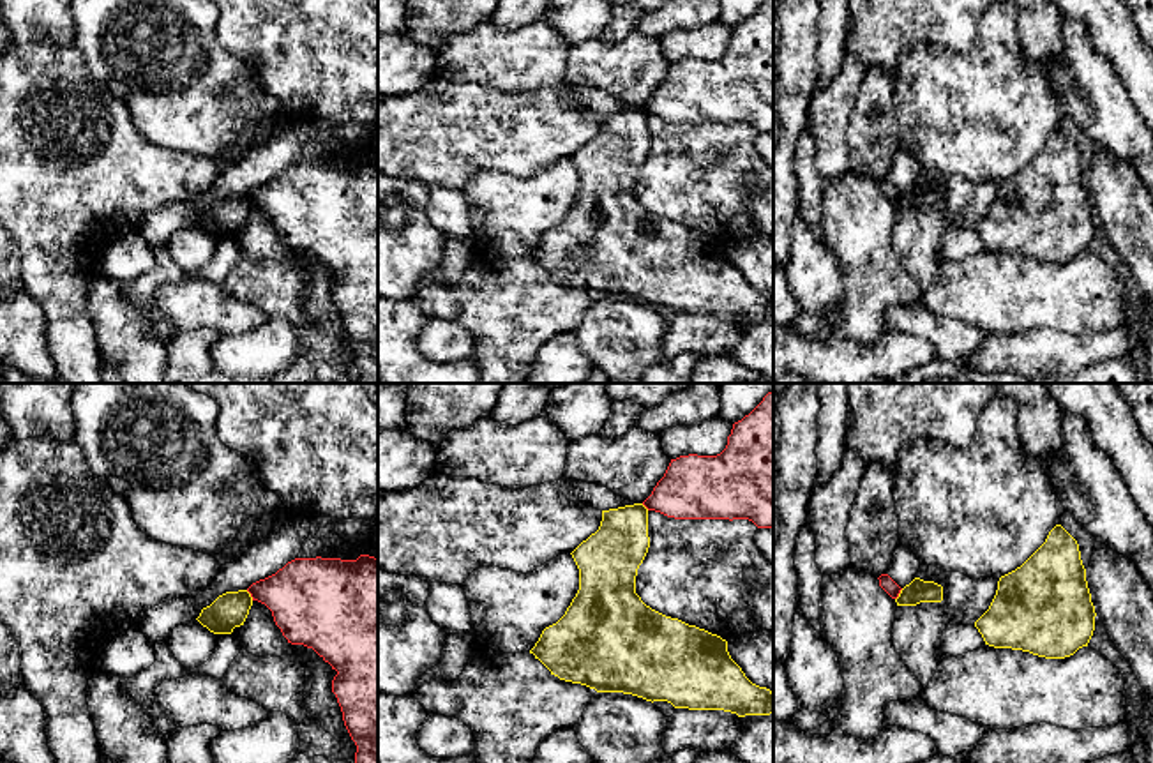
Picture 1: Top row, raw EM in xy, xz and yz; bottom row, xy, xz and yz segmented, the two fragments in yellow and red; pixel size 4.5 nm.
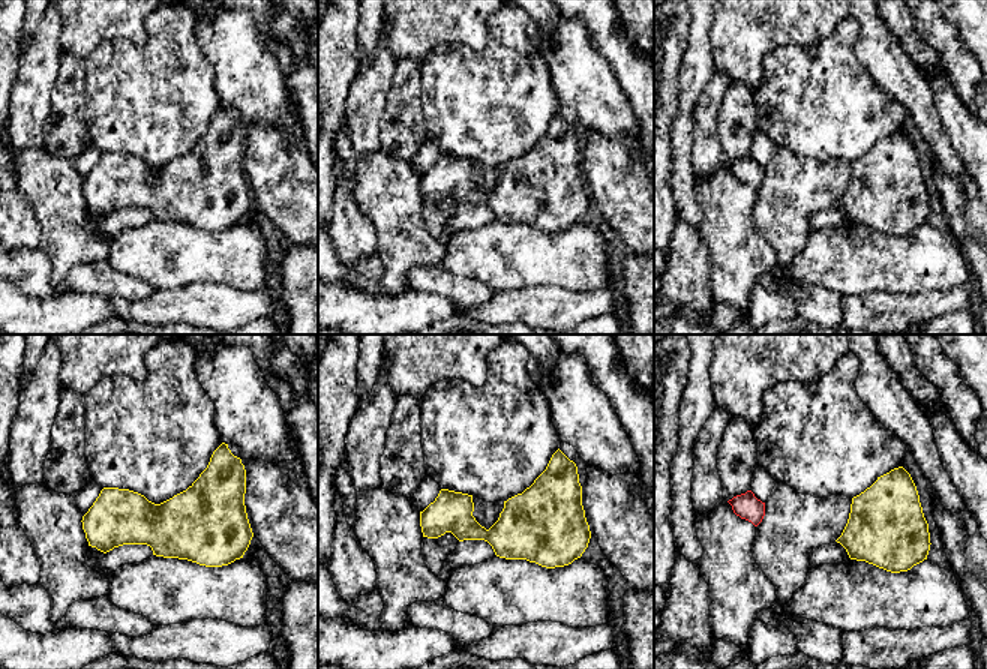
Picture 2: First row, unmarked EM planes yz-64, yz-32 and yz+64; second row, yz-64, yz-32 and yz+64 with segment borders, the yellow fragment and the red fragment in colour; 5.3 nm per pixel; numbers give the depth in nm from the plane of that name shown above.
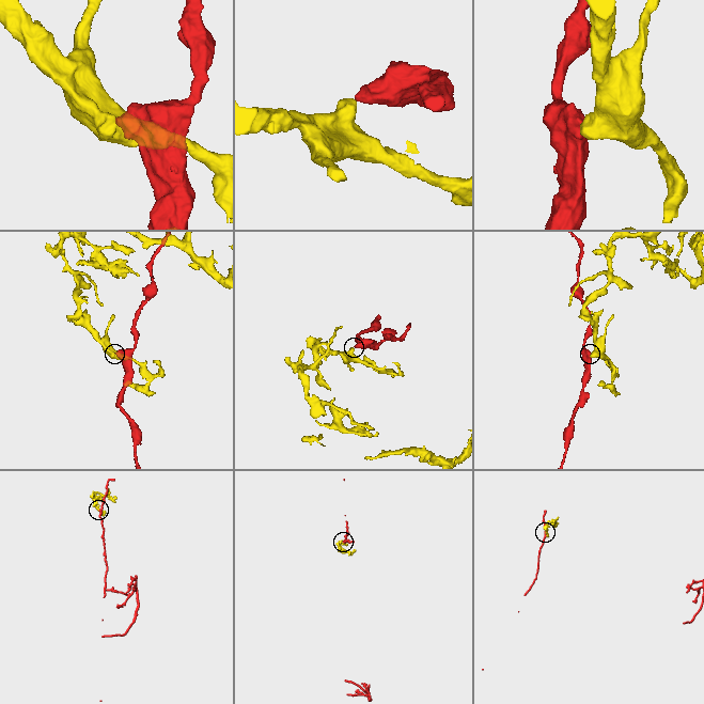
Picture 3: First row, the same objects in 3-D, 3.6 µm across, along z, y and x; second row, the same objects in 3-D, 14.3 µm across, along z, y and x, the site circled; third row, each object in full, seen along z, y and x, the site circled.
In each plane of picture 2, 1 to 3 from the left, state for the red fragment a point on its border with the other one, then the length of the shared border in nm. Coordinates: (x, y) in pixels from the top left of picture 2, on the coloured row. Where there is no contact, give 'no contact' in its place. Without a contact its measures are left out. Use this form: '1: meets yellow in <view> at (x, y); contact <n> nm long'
1: no contact
2: no contact
3: no contact

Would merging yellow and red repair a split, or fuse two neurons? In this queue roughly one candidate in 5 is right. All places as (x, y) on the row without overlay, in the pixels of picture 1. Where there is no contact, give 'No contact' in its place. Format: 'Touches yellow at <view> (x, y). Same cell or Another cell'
Touches yellow at yz (899, 198). Another cell

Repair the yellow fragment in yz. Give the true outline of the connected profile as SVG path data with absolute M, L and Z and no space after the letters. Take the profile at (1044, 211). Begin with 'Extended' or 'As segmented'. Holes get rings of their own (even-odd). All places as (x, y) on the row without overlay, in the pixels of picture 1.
As segmented. M1056 129L1021 171L999 182L996 200L975 231L989 251L1065 263L1088 251L1095 221L1079 148L1061 129Z

